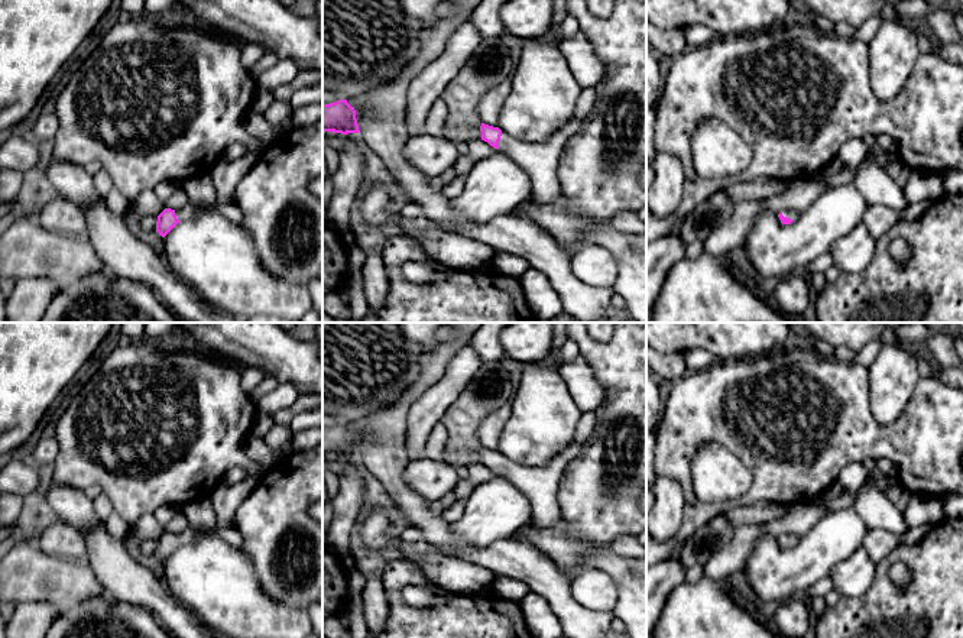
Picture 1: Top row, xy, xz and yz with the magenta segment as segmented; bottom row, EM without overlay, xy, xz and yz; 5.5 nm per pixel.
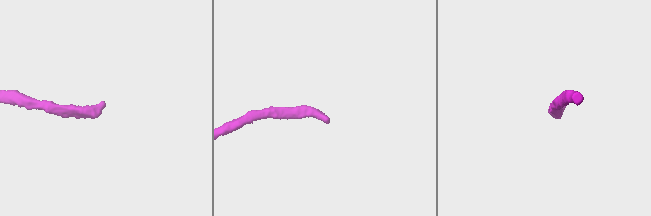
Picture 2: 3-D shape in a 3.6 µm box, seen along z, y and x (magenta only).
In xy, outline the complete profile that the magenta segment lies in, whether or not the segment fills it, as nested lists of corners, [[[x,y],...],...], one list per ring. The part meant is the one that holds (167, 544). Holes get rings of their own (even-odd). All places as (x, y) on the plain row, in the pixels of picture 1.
[[[187,528],[184,532],[178,535],[165,532],[158,540],[156,556],[159,557],[159,560],[165,561],[179,545],[194,541],[195,537],[197,534],[191,528]]]

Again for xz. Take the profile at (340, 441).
[[[338,424],[335,427],[322,428],[322,457],[359,457],[359,448],[356,443],[356,434],[347,424]]]

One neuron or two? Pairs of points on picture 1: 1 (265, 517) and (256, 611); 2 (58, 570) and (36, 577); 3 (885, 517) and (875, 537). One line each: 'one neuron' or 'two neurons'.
1: two neurons
2: one neuron
3: two neurons

